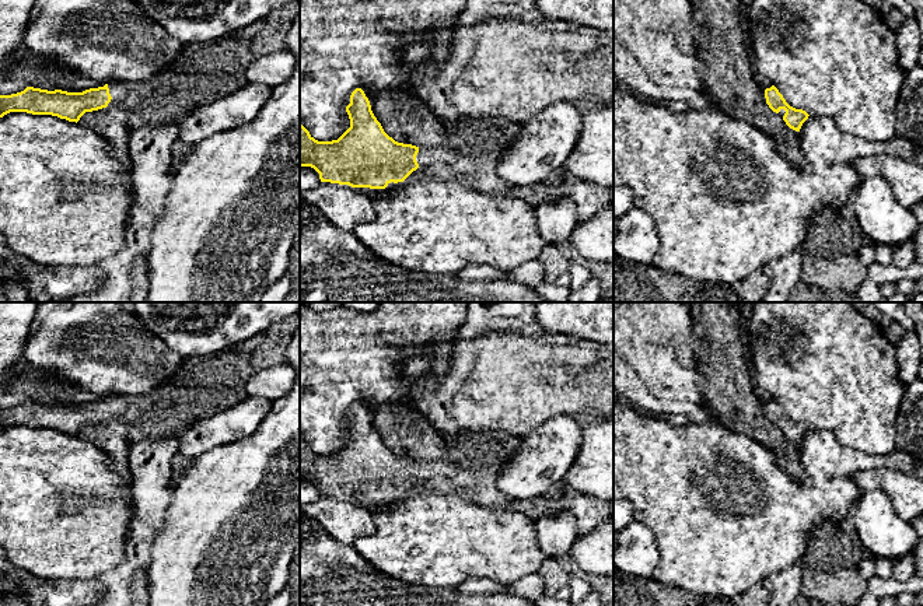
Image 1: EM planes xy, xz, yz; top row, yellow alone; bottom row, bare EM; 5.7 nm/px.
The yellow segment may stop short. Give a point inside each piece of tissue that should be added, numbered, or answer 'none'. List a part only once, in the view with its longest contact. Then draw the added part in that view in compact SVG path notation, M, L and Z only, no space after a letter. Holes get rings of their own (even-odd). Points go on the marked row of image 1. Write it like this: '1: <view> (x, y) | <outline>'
1: xy (205, 72) | M261 22L210 42L183 45L181 56L161 73L147 81L108 83L112 97L108 106L120 105L129 115L129 129L181 123L195 109L225 97L248 83L247 70L254 62L252 39L261 31Z

